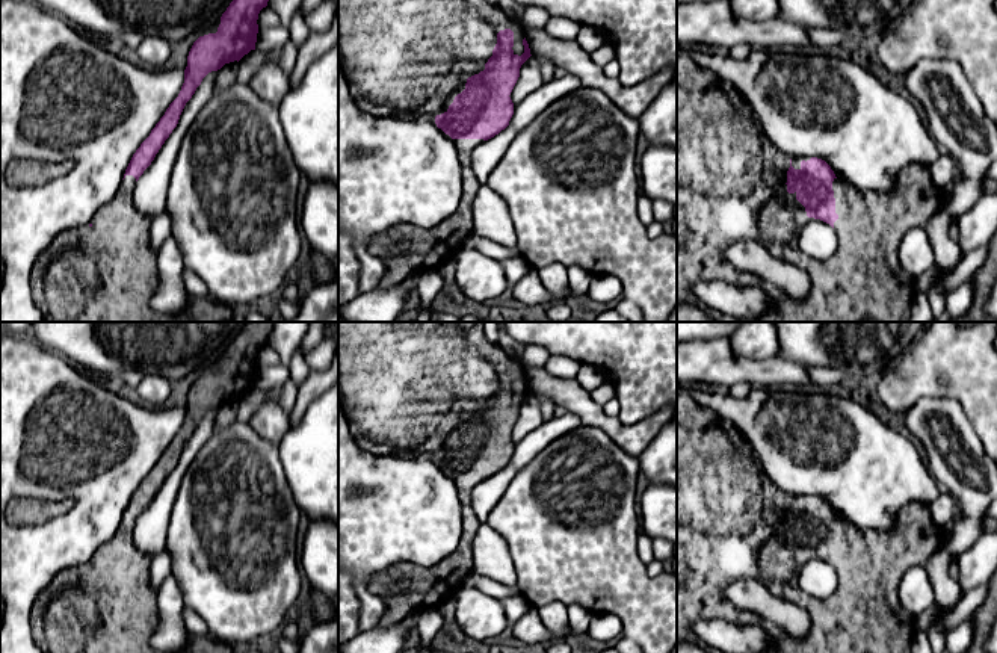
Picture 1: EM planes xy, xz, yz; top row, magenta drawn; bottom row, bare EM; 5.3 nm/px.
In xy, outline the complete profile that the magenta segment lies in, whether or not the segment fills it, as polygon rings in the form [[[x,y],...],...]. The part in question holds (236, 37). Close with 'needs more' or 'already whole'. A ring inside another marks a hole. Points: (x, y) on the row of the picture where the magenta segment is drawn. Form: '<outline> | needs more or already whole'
[[[233,0],[221,18],[199,30],[201,36],[187,56],[178,97],[133,154],[116,195],[83,231],[85,249],[92,254],[101,284],[83,317],[69,322],[228,322],[234,316],[234,305],[208,295],[189,295],[186,308],[178,314],[153,310],[151,296],[159,284],[157,248],[150,234],[153,221],[134,207],[133,190],[177,127],[186,103],[202,79],[255,50],[257,20],[267,2]]] | needs more

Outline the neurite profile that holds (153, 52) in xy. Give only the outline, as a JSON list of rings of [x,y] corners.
[[[147,36],[130,56],[144,67],[163,68],[171,51],[169,41],[160,36]]]

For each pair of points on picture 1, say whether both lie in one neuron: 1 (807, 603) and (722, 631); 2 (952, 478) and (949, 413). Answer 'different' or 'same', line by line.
1: different
2: same

